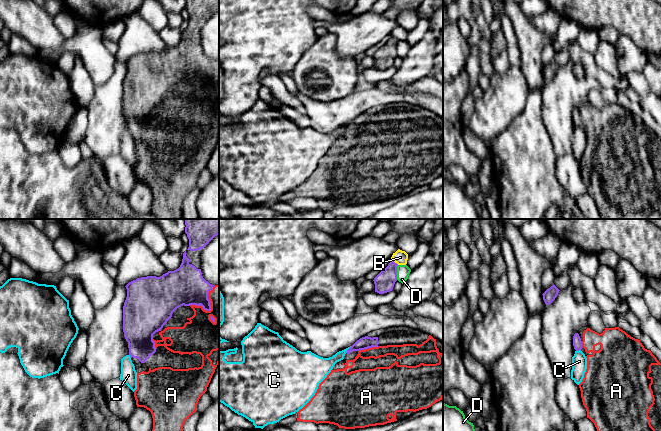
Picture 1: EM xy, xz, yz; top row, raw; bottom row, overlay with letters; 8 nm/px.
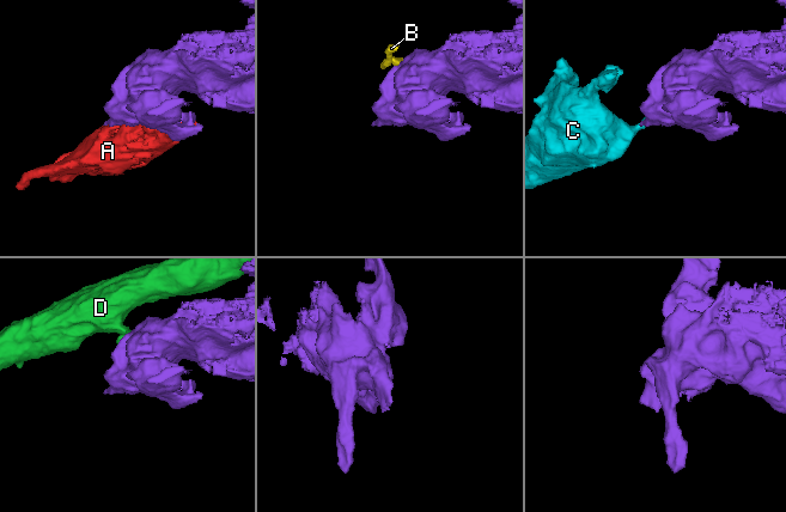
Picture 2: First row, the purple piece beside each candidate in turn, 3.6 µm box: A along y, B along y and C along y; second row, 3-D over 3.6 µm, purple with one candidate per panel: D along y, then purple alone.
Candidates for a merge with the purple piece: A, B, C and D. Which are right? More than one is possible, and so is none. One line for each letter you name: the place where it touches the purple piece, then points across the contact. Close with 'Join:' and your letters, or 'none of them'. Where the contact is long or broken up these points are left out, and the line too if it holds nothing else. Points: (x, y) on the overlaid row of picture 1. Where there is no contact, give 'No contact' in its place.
A: Touches purple at xz (368, 347)
Join: A

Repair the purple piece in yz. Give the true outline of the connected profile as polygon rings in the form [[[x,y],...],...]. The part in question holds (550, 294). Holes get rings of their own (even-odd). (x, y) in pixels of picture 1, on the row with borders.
[[[553,284],[550,288],[548,288],[542,295],[543,300],[546,305],[551,304],[559,293],[559,289]]]

